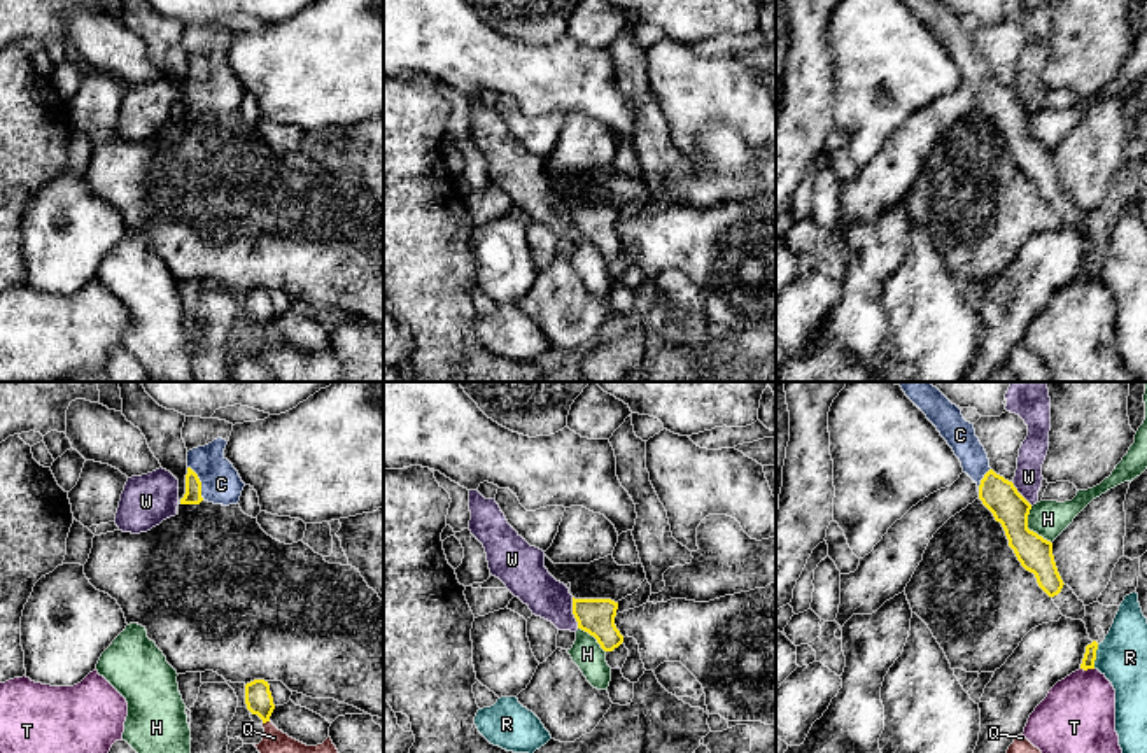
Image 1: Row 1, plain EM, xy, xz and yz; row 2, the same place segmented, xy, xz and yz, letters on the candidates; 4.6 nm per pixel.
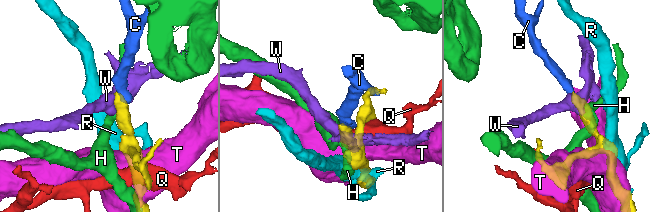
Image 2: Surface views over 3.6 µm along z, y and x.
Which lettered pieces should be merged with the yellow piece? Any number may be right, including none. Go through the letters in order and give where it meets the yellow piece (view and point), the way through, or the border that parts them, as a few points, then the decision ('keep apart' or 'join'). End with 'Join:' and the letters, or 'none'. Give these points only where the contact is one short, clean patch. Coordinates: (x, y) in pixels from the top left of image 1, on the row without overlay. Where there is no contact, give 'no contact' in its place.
C: xy (200, 90) | across xy (193, 93), (200, 90), (221, 91) | join
H: yz (1028, 137) | along yz (1030, 114), (1028, 135), (1051, 151) | keep apart
Q: xy (265, 330) | along xy (268, 328), (263, 331) | keep apart
R: yz (1095, 265) | keep apart
T: yz (1088, 275) | keep apart
W: xz (573, 221) | along xz (571, 205), (571, 221), (578, 235) | keep apart
Join: C

